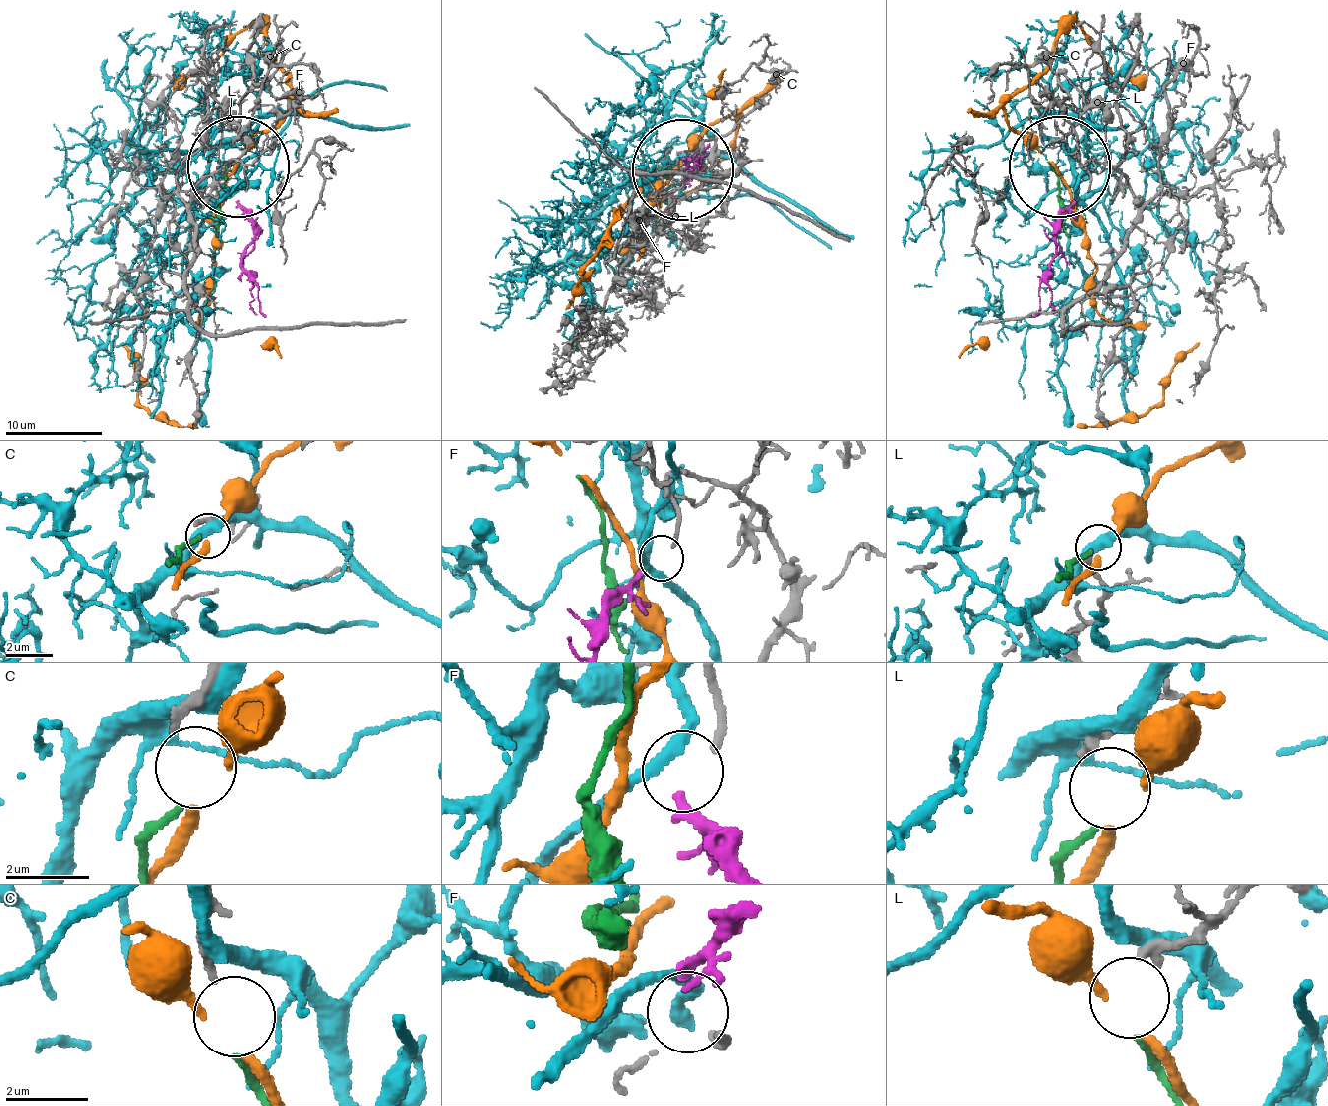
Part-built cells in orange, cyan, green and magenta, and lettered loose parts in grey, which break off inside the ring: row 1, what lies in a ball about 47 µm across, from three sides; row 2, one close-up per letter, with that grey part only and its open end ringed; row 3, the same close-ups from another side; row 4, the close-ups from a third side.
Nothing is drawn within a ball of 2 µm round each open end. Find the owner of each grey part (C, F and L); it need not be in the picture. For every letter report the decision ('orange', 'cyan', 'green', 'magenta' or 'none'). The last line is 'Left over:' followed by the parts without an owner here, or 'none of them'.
C: green
F: magenta
L: none
Left over: L

